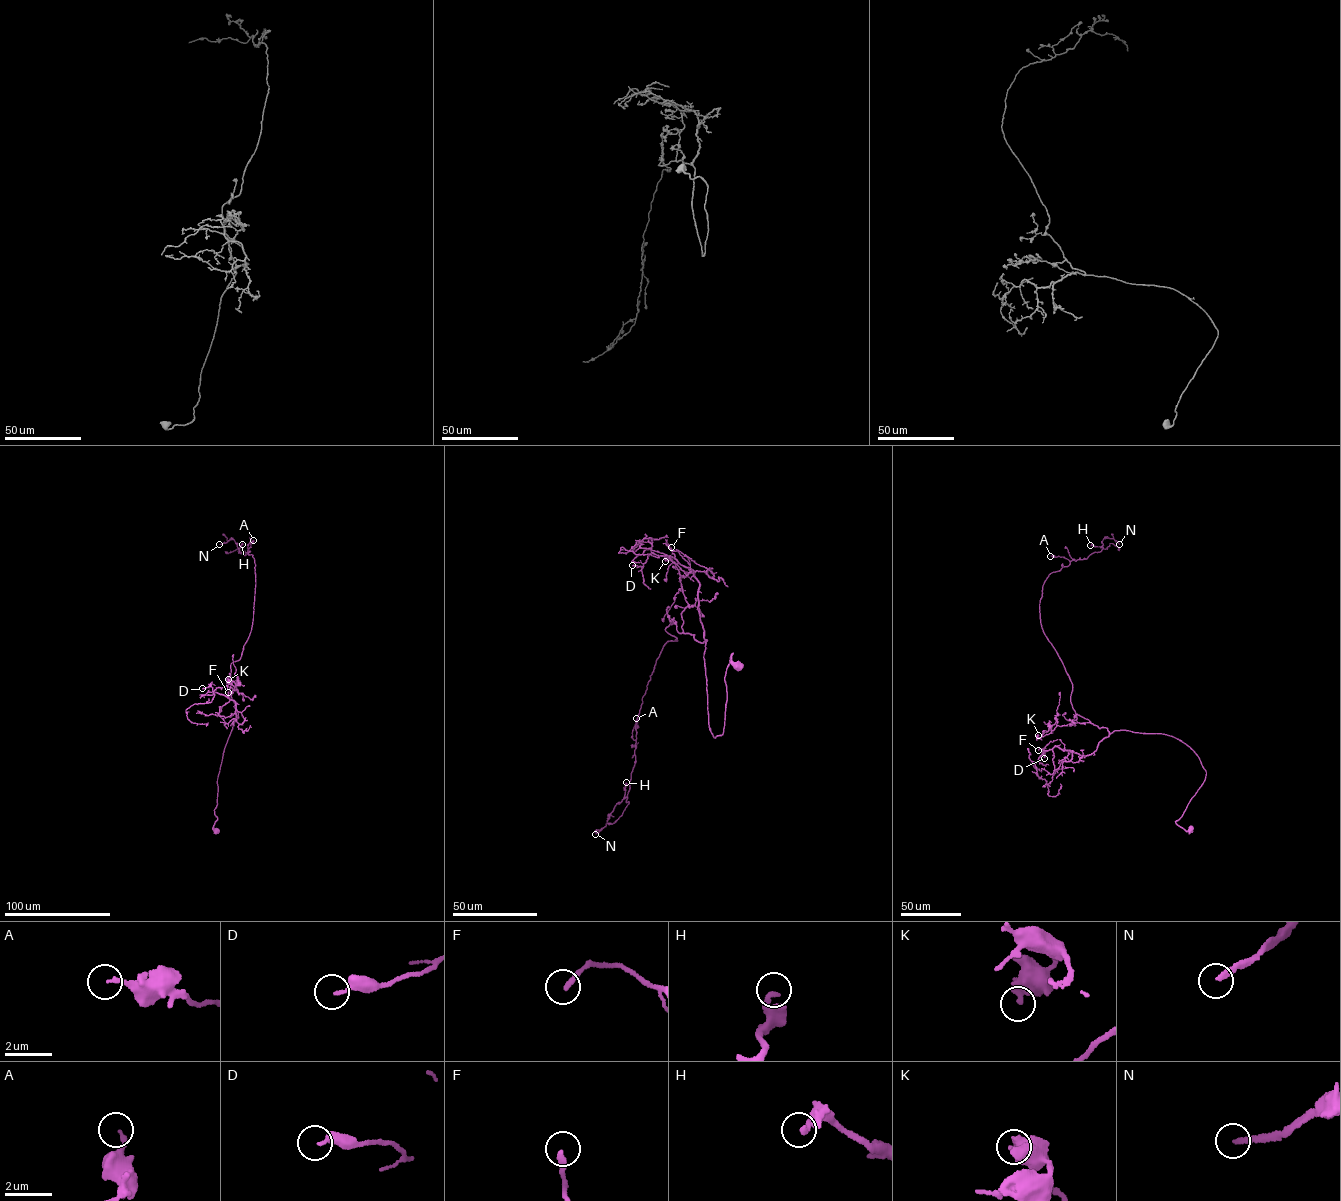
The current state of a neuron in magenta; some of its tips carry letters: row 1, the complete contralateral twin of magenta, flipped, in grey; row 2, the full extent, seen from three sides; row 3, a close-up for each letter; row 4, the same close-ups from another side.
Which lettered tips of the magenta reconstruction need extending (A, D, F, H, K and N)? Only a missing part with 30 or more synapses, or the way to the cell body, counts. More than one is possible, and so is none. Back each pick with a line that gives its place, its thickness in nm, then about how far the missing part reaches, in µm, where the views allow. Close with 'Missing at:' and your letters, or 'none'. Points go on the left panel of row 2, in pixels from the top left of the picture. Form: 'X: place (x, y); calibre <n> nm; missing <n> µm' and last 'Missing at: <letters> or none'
N: place (219, 544); calibre 240 nm; missing 60 µm
Missing at: N

